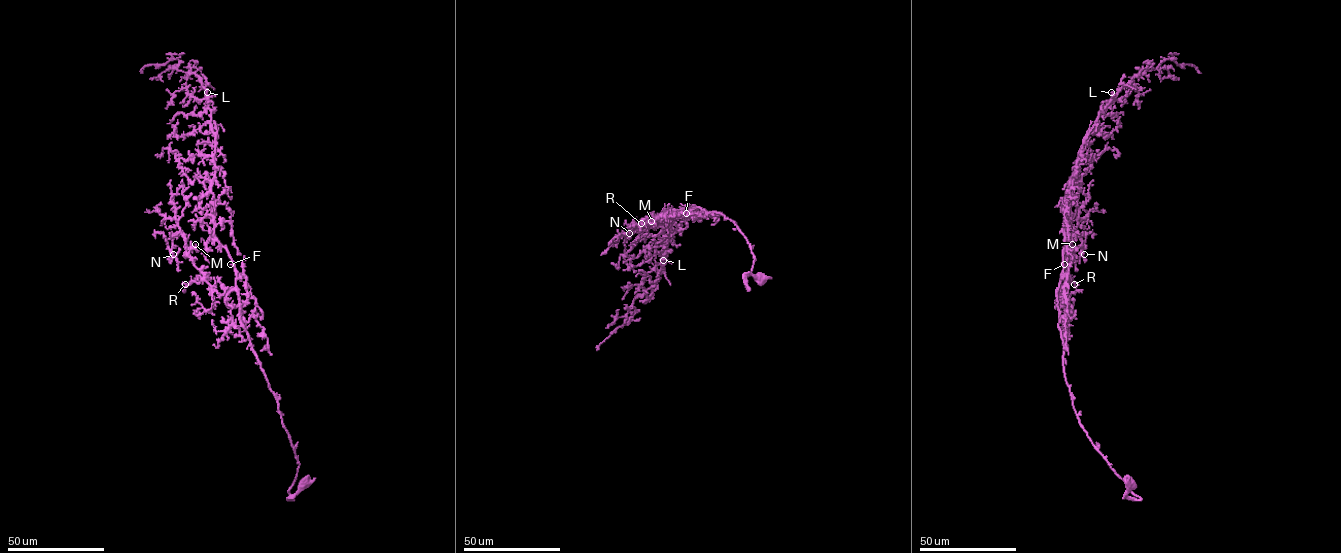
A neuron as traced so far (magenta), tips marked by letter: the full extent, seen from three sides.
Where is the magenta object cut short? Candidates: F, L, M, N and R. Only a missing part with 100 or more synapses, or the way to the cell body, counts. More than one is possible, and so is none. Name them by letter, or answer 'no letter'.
F

